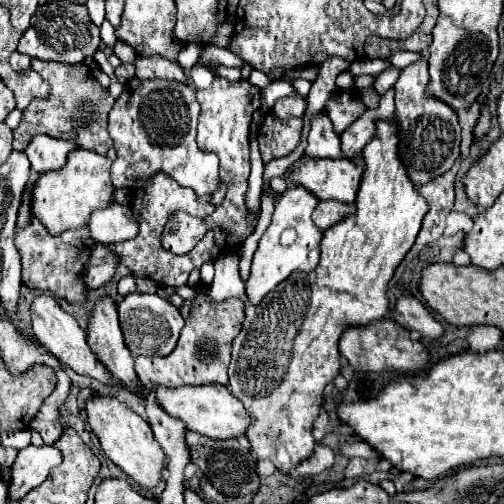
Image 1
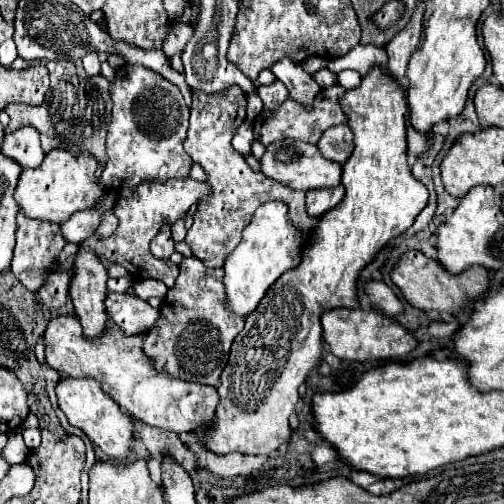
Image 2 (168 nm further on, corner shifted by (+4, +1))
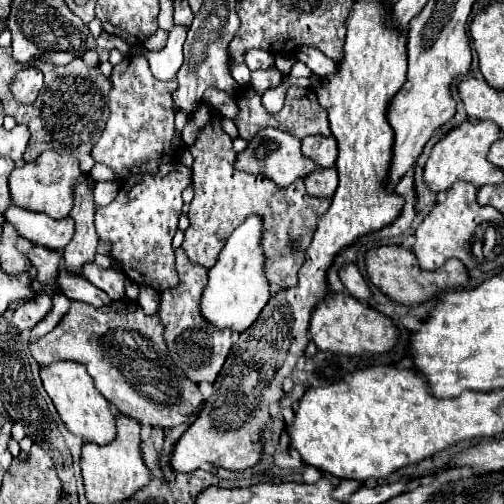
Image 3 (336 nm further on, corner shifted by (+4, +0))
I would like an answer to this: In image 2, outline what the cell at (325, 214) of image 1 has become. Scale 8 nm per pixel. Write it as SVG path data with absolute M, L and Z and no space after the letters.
M338 184L334 188L320 188L306 192L306 210L308 216L320 218L324 212L332 210L344 198L344 186Z

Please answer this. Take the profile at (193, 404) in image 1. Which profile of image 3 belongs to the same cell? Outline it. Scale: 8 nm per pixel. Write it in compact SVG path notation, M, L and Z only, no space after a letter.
M72 301L62 321L38 343L32 343L34 359L46 367L58 361L76 361L86 365L98 391L122 413L144 427L172 429L188 421L204 405L204 397L168 357L158 315L146 315L138 301L114 301L106 307L92 307L84 301Z

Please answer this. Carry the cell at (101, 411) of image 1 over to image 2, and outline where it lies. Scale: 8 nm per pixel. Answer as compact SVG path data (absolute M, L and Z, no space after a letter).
M60 378L56 384L58 406L66 414L68 422L80 428L106 456L116 460L126 460L132 446L132 424L130 416L116 406L116 402L100 388L94 378Z

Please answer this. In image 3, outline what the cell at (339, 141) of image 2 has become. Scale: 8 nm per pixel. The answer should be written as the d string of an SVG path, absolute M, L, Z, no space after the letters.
M322 135L306 137L306 139L302 139L302 153L308 155L310 159L314 159L320 167L334 167L336 155L338 155L336 139L322 137Z

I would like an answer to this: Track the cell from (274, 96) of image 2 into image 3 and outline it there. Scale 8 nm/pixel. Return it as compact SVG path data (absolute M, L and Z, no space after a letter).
M274 69L272 71L254 71L250 85L258 95L264 95L266 89L278 87L282 83L282 77L284 75L280 71L274 71Z

